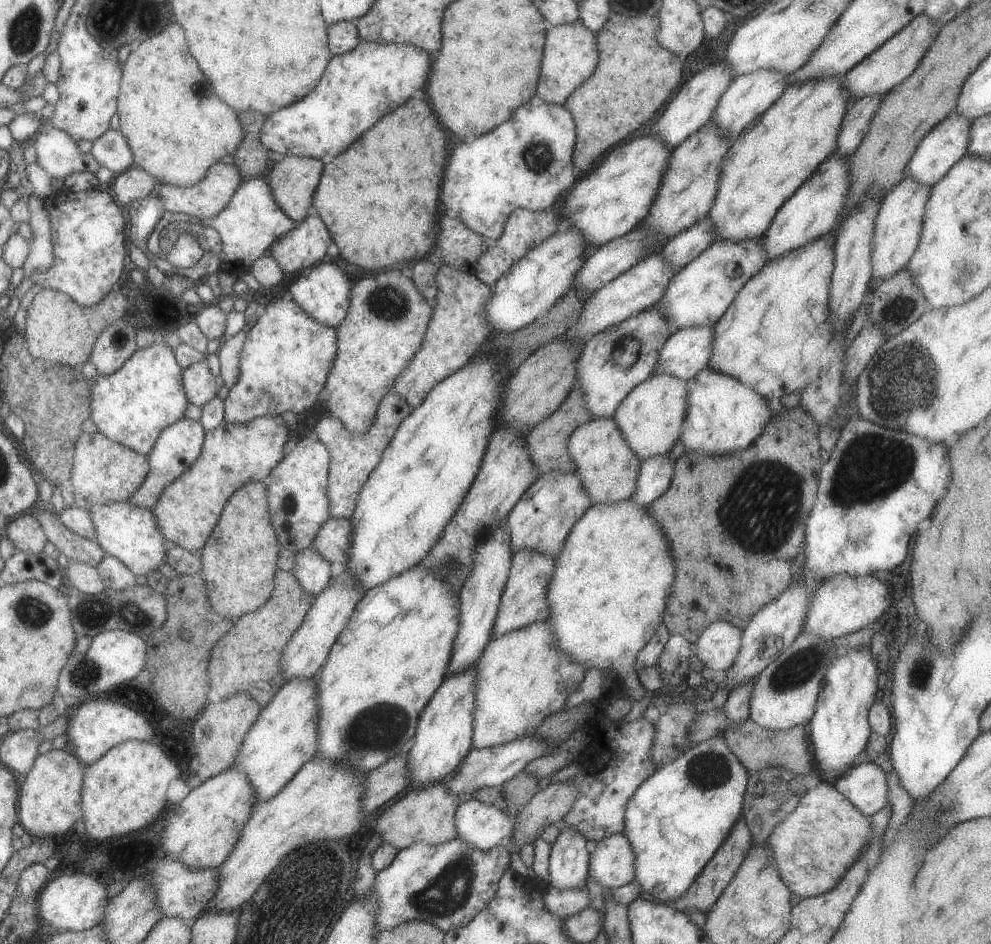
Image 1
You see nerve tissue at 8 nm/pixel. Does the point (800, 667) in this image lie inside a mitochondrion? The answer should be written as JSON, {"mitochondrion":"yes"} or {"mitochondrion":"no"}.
{"mitochondrion":"yes"}

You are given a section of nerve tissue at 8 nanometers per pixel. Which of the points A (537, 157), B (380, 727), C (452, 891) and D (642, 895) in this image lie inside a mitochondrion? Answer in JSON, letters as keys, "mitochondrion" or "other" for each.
{"A":"mitochondrion","B":"mitochondrion","C":"mitochondrion","D":"other"}

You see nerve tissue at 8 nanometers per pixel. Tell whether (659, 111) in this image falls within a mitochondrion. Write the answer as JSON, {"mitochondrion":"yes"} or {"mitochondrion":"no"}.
{"mitochondrion":"no"}

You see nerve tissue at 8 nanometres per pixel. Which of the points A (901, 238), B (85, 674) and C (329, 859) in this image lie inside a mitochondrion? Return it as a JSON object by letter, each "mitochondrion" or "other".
{"A":"other","B":"mitochondrion","C":"mitochondrion"}

